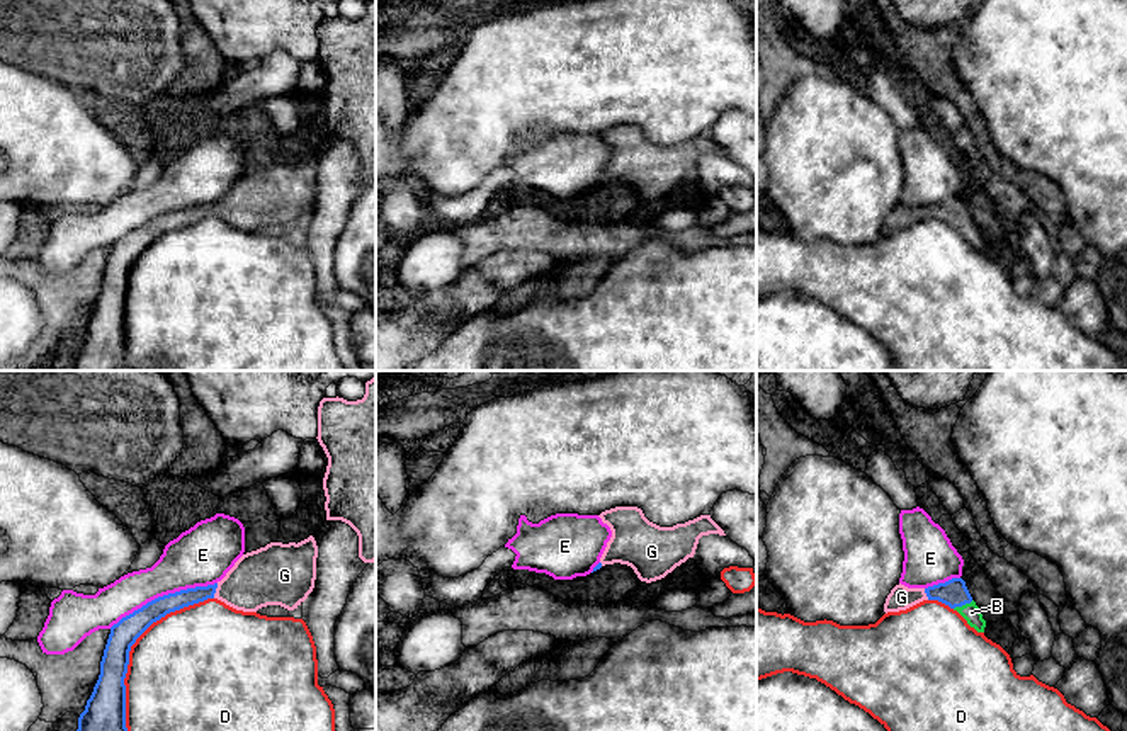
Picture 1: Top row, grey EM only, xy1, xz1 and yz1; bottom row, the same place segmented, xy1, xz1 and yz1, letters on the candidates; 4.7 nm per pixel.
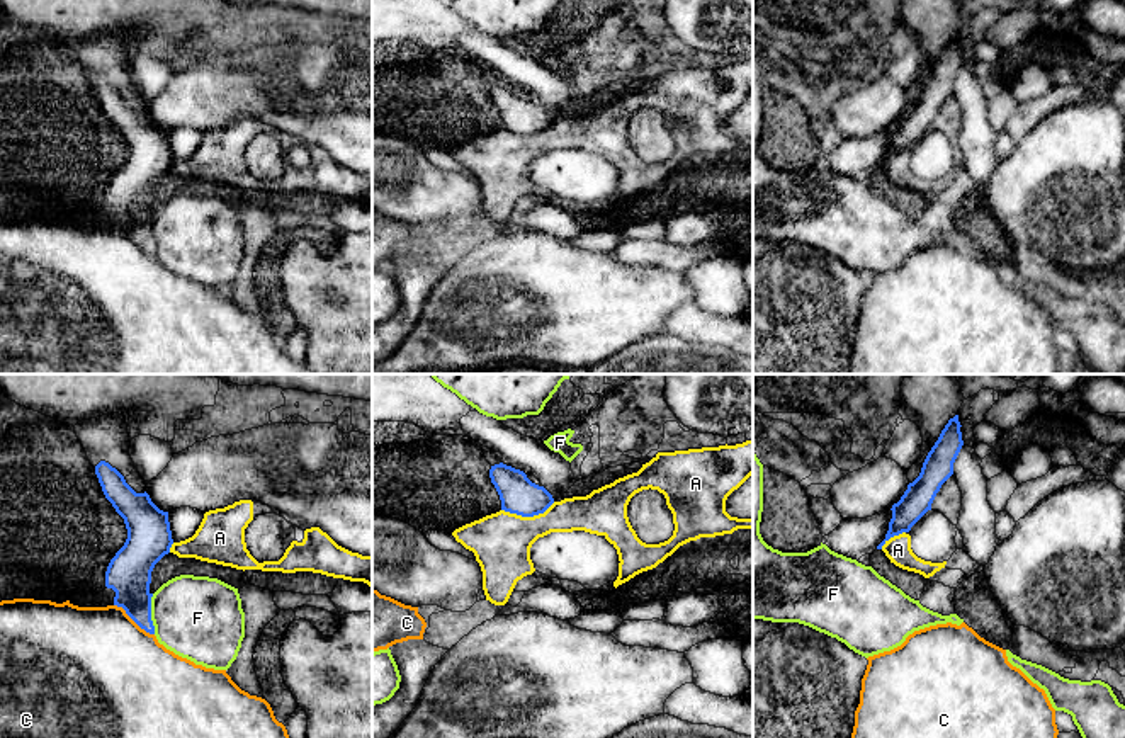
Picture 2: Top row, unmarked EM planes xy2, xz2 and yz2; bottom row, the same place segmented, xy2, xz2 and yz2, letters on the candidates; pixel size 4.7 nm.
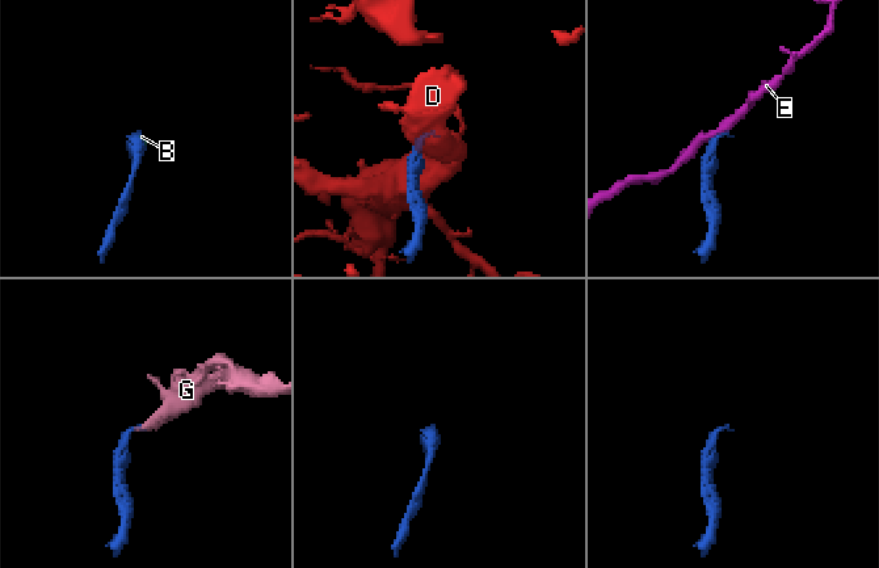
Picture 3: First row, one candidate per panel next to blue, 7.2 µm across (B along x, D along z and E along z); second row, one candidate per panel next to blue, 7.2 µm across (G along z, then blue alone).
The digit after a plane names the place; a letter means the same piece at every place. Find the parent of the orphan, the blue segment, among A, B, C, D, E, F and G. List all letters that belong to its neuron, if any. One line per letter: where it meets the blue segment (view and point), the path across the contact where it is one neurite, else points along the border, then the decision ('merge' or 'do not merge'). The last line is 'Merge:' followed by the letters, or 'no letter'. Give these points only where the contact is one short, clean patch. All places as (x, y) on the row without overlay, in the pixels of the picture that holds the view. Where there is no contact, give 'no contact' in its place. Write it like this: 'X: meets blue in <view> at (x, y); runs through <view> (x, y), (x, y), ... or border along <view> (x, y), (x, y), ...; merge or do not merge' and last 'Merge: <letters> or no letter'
A: meets blue in xz2 at (527, 135); do not merge
B: meets blue in yz1 at (962, 223); runs through yz1 (954, 211), (962, 223), (971, 232); merge
C: meets blue in xy2 at (135, 240); do not merge
D: meets blue in xy1 at (128, 276); do not merge
E: meets blue in xy1 at (164, 215); do not merge
F: meets blue in xy2 at (150, 233); do not merge
G: meets blue in xy1 at (215, 209); merge
Merge: B, G

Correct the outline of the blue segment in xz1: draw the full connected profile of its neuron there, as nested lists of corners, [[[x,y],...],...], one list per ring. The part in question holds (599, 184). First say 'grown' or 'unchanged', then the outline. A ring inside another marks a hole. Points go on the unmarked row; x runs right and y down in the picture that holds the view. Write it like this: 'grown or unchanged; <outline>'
grown; [[[615,126],[598,136],[610,146],[612,156],[593,190],[620,182],[631,185],[646,202],[665,197],[694,177],[702,155],[726,155],[711,134],[700,134],[673,146],[649,141],[637,126]]]

